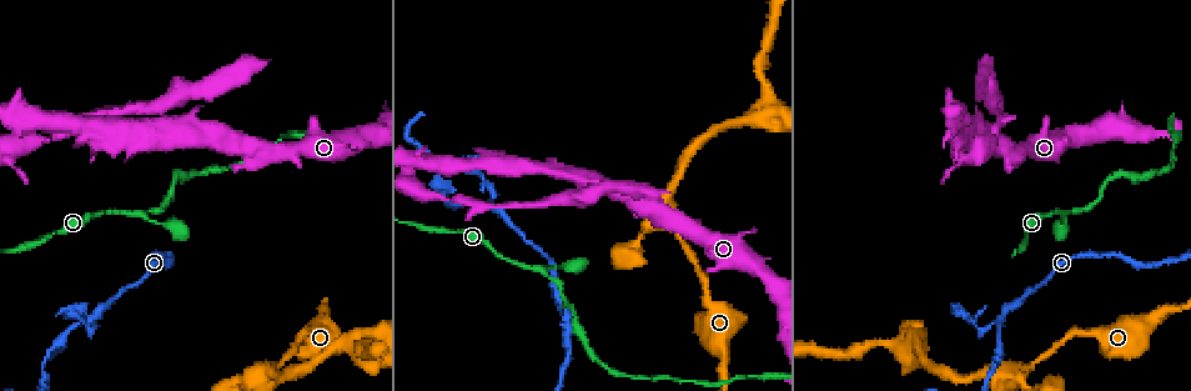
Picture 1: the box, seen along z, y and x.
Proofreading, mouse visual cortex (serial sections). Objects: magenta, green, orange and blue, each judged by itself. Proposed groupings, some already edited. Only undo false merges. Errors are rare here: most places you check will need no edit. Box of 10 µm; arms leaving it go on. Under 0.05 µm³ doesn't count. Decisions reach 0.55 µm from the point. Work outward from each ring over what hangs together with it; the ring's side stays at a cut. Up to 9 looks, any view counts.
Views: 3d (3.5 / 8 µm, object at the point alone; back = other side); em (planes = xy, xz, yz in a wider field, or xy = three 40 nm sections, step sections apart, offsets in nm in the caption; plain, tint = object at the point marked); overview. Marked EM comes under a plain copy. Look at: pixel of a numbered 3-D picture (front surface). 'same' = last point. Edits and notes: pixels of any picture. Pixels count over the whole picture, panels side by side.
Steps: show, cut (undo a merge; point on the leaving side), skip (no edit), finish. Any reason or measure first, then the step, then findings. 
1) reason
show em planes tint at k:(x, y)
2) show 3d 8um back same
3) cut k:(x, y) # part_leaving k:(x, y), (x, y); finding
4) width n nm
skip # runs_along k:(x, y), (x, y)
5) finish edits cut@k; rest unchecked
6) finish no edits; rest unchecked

a narrow waist
show 3d 3.5um at 1:(1066, 212)

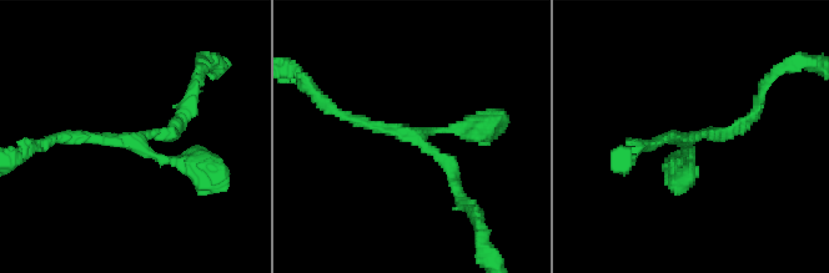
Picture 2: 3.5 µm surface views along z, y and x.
arms 3; arm_widths 150, 150, 200 nm; need the tissue
show em xy step 3 tint at 2:(413, 136)

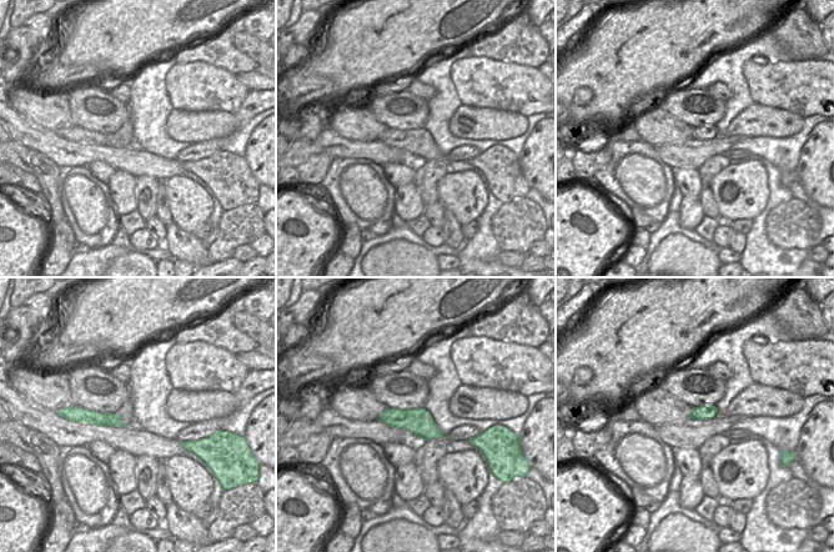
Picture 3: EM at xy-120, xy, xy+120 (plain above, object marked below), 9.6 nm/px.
skip # runs_along 2:(337, 112), (430, 147), (460, 192); one cell here

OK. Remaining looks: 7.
abrupt turn
show 3d 8um at 1:(91, 317)

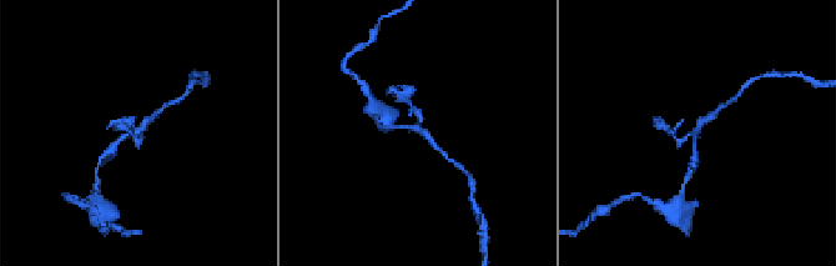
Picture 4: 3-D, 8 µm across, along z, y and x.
show 3d 3.5um same

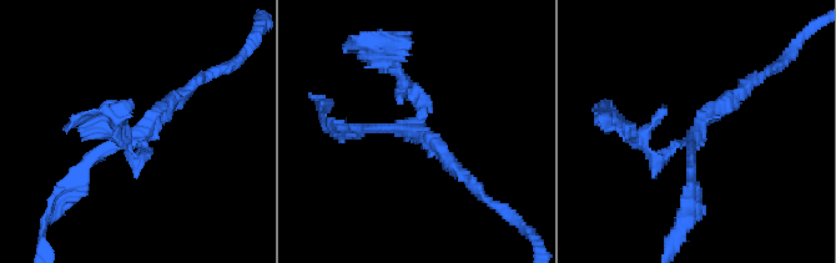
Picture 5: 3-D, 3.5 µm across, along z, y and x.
arms 3; arm_widths 150, 150, 200 nm
show em xy step 2 tint at 5:(414, 130)

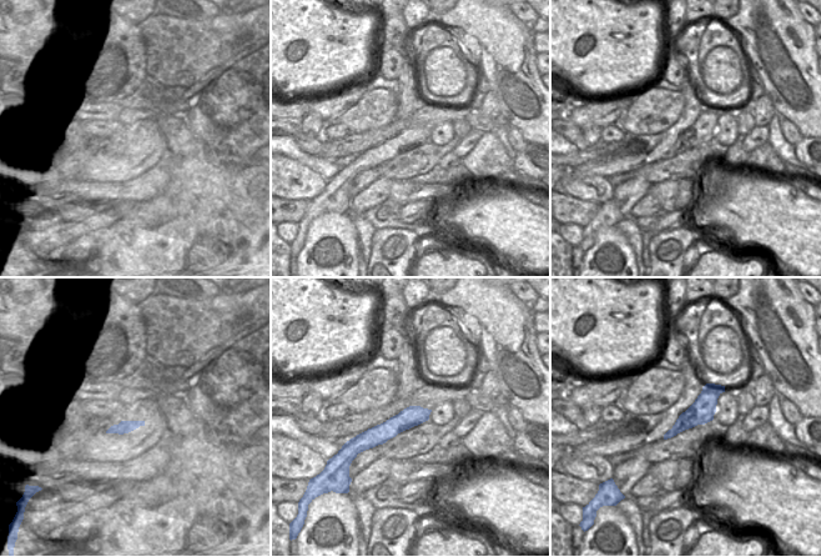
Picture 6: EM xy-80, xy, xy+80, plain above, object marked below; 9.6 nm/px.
width 200 nm
cut 5:(641, 132) # part_leaving 5:(681, 142), (653, 157), (599, 112); two cells meet here

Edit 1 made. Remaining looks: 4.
branch point
show 3d 3.5um at 1:(515, 165)

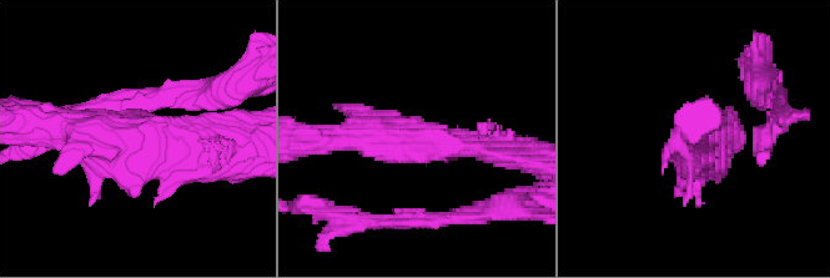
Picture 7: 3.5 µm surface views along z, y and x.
shape alone is not enough
show em xy step 5 tint at 7:(138, 141)

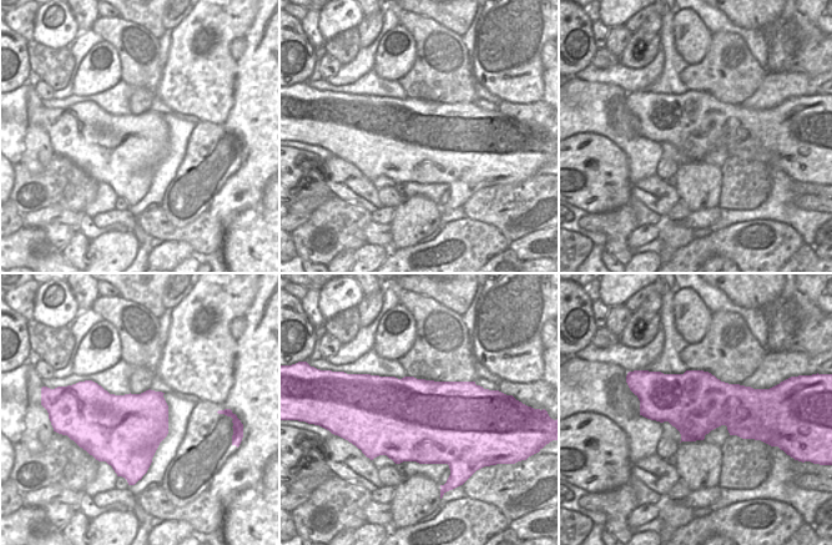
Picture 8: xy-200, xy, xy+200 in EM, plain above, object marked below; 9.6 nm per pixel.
skip # runs_along 7:(217, 155), (106, 140), (53, 124); all the same cell

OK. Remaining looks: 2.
calibre changes
show 3d 3.5um at 1:(757, 115)

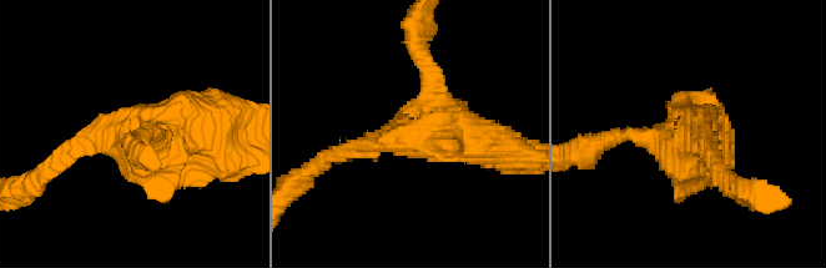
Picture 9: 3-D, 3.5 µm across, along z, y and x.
show em xy step 3 tint at 9:(414, 128)

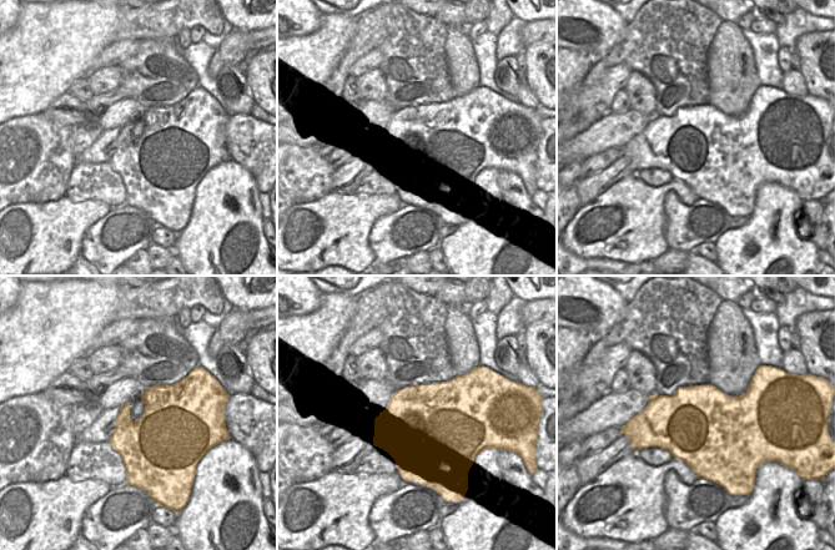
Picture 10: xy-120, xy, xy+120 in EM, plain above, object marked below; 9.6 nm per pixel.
skip # runs_along 9:(363, 143), (436, 112), (417, 45); one cell here

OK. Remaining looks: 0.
finish edits cut@5; rest unchecked

